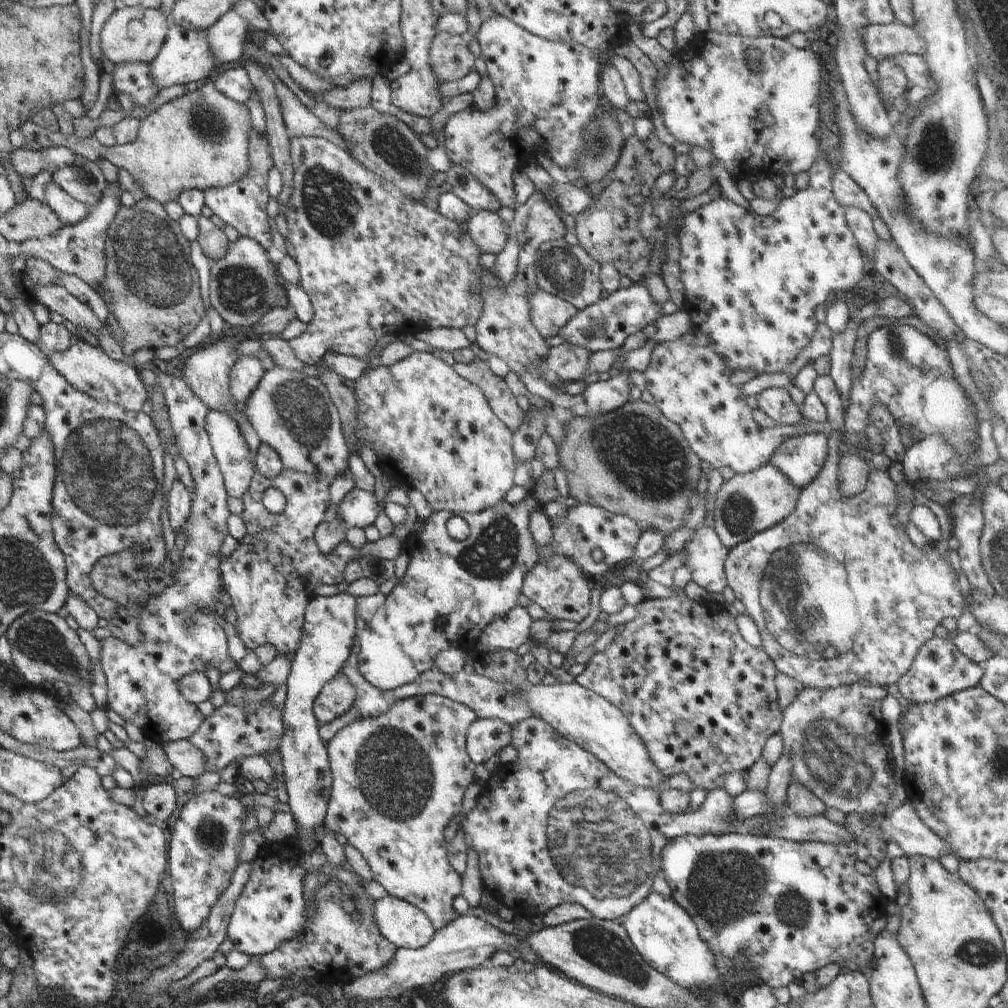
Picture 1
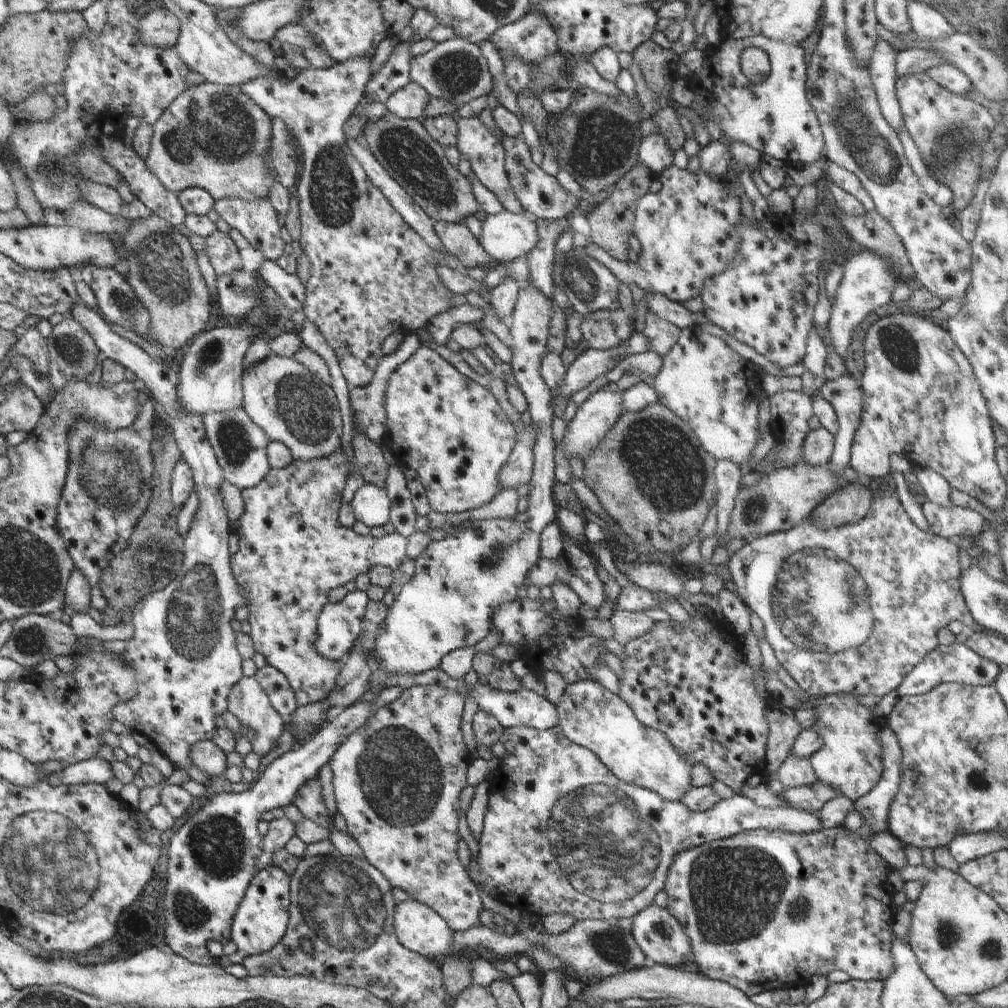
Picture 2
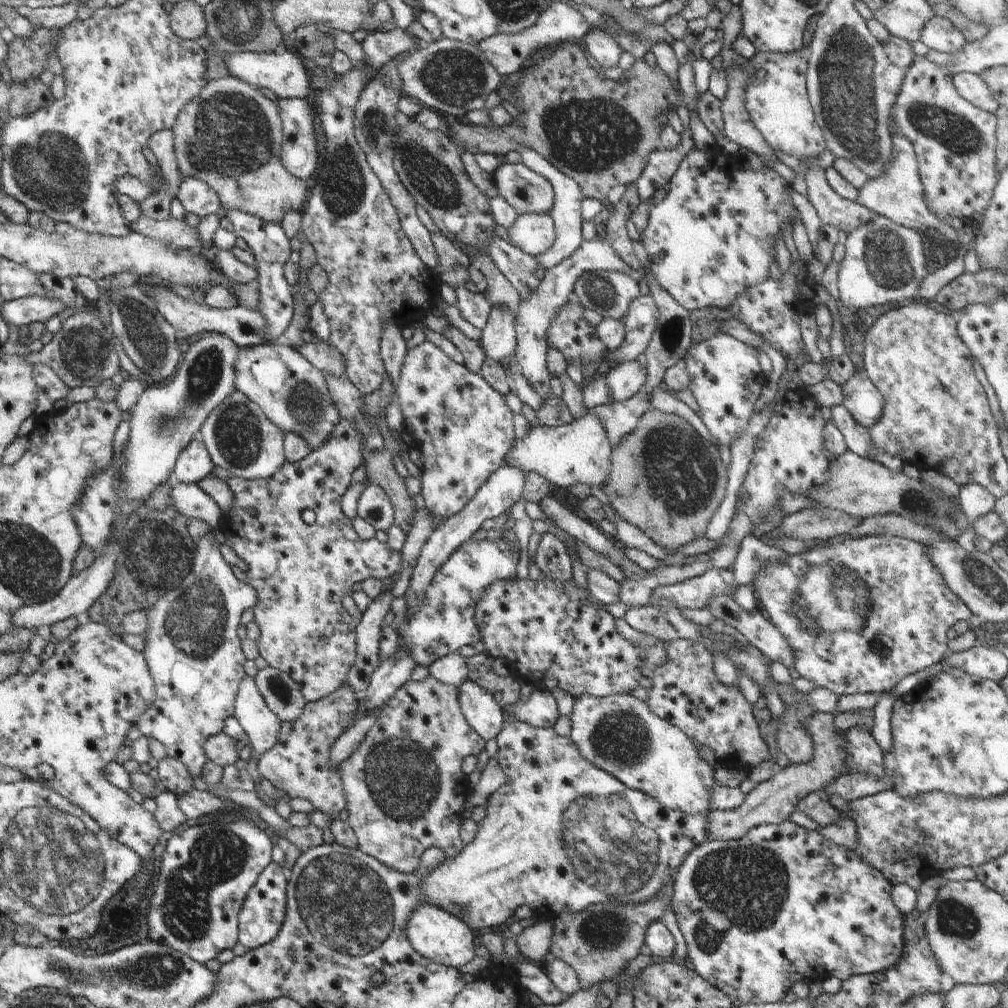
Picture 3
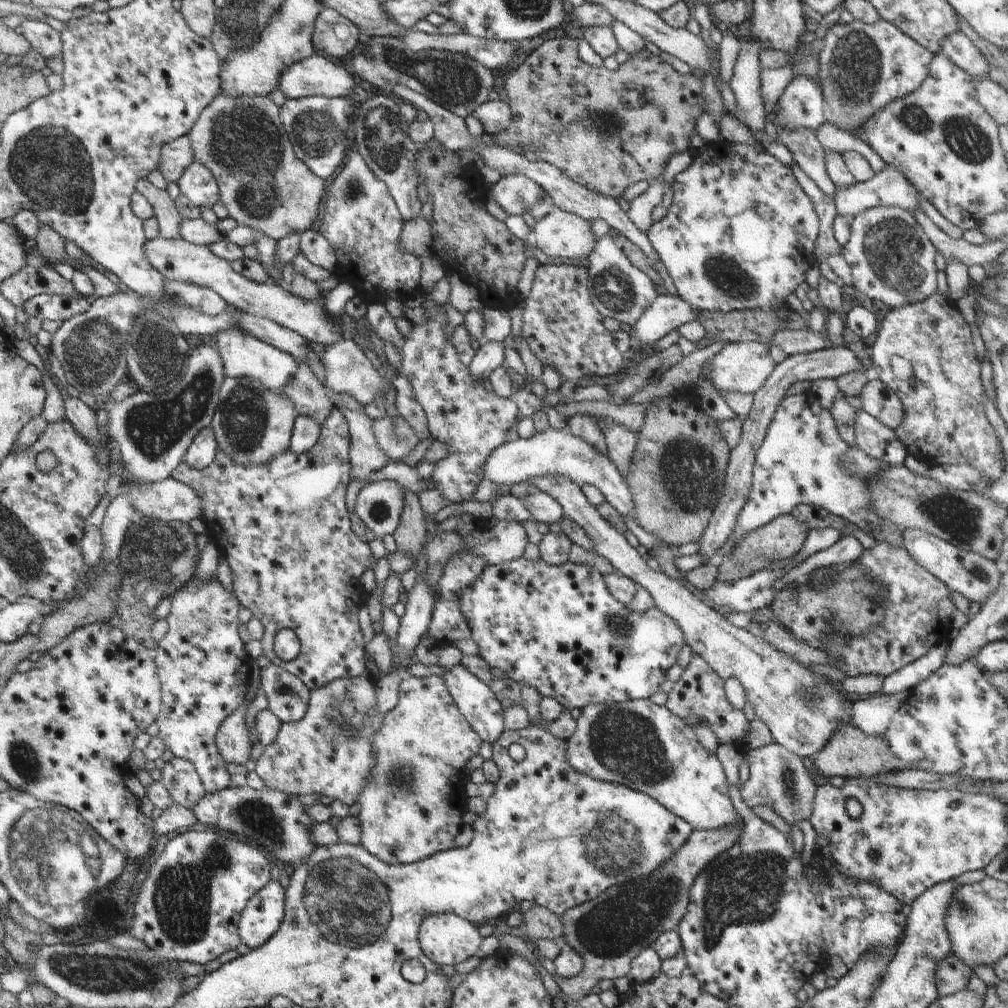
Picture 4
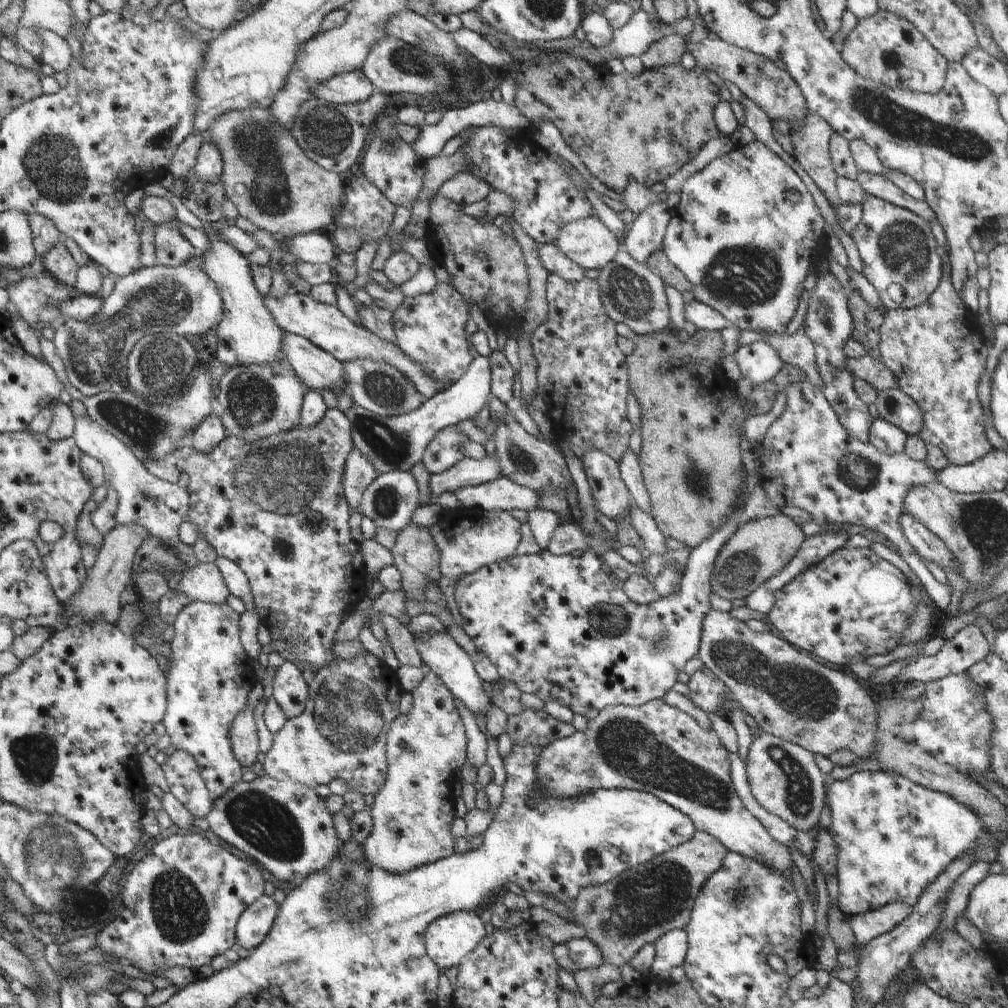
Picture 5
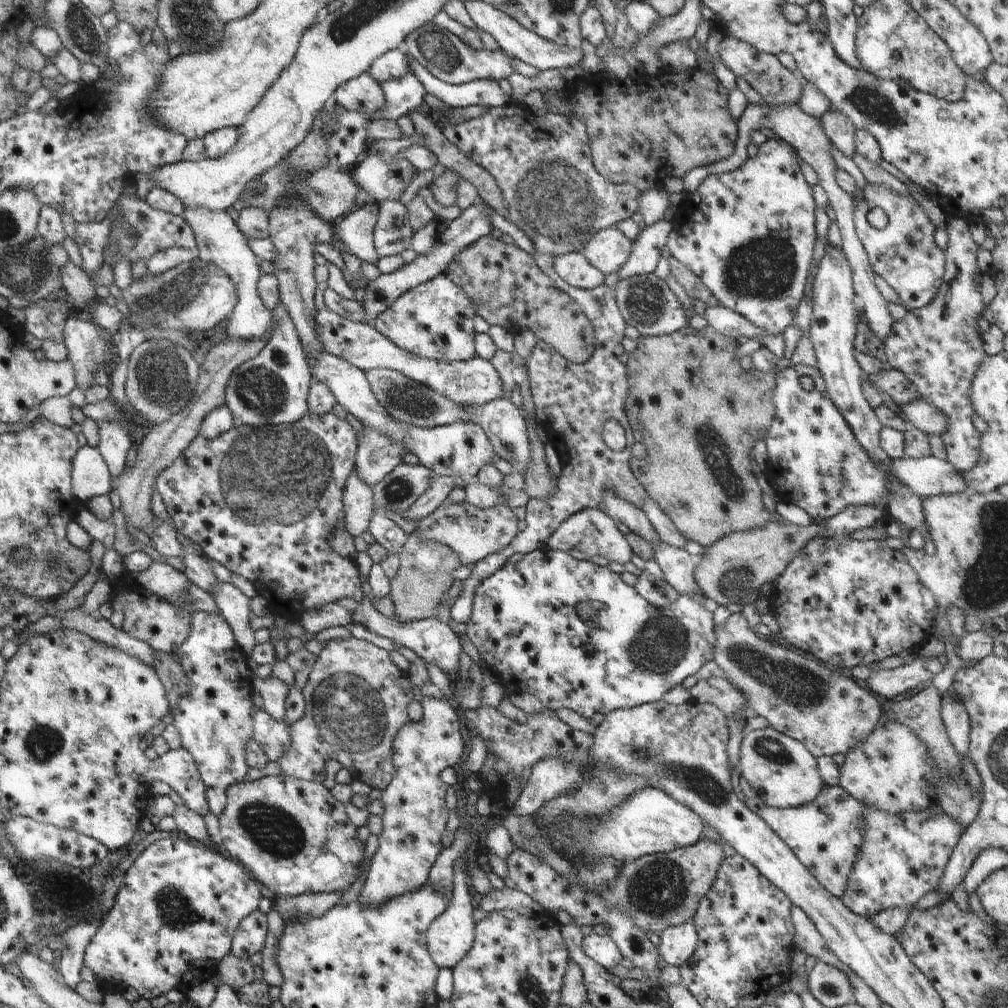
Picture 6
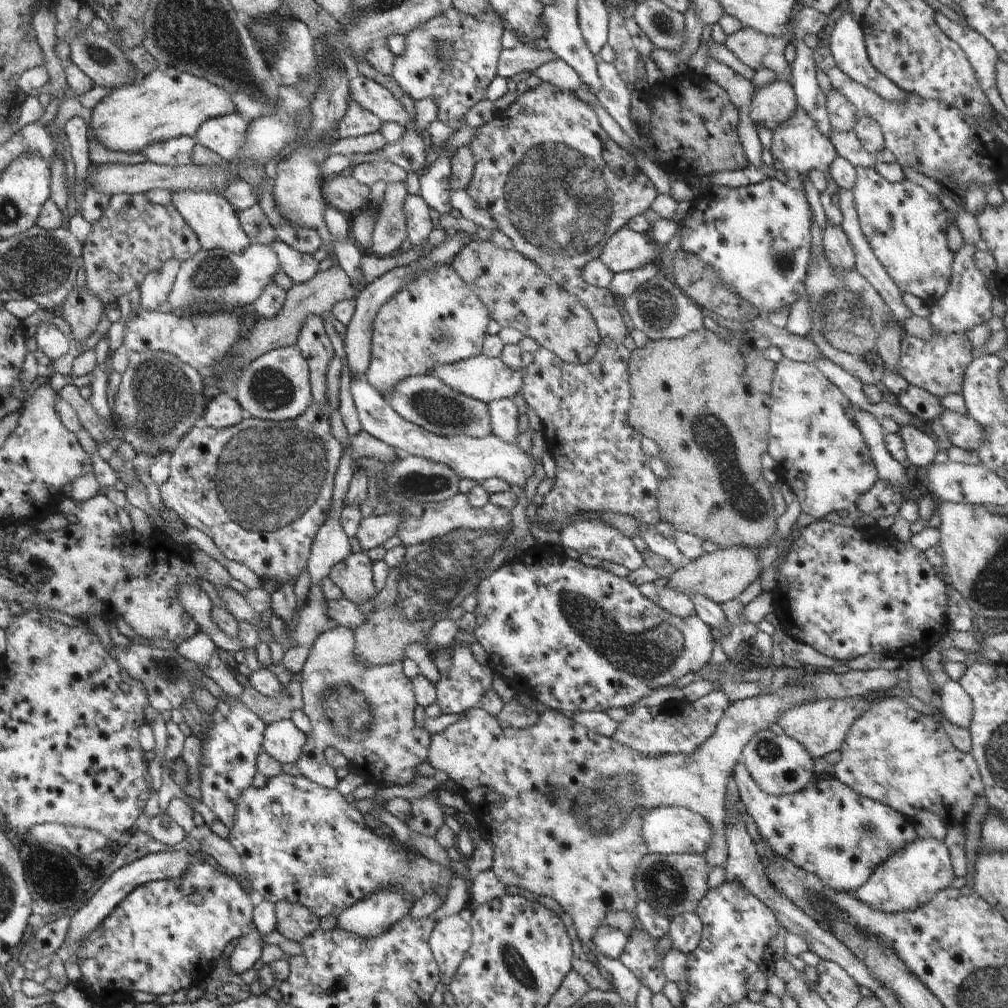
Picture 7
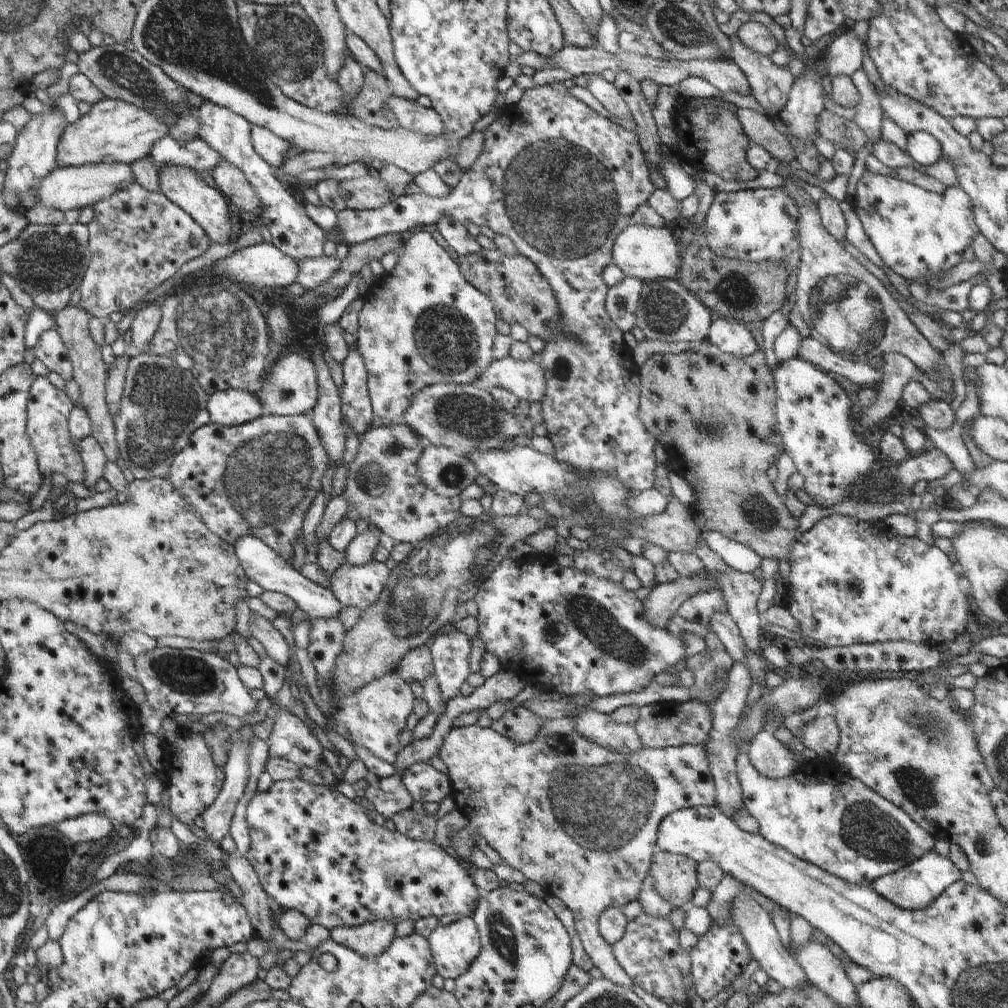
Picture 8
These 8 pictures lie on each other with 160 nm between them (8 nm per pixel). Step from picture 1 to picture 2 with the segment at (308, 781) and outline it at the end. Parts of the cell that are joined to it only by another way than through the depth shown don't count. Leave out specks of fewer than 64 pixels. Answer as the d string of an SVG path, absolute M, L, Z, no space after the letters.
M358 589L348 592L336 604L326 602L322 612L318 612L318 618L316 618L316 642L314 642L316 654L324 656L330 662L344 661L362 633L364 612L366 612L368 602L366 592Z

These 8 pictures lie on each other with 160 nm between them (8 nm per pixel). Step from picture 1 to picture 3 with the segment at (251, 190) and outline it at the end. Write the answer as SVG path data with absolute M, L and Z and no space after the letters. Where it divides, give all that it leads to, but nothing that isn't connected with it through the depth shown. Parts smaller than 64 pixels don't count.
M225 208L225 215L232 223L236 237L244 239L248 243L251 254L256 258L256 272L258 272L258 294L260 294L260 306L258 312L266 320L266 344L274 344L276 340L285 332L293 318L293 292L284 278L284 264L289 262L291 245L286 232L278 222L264 222L260 218L241 212Z

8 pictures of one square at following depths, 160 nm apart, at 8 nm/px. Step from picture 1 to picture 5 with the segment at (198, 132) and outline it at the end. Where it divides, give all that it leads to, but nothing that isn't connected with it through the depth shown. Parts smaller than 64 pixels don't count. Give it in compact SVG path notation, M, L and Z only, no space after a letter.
M250 107L245 111L228 111L215 120L206 133L223 156L223 171L220 181L225 186L227 197L238 212L253 222L258 229L268 231L277 239L291 239L296 235L322 232L325 226L335 222L336 214L343 204L346 182L340 175L318 166L300 148L292 132L285 131L273 120L269 108Z

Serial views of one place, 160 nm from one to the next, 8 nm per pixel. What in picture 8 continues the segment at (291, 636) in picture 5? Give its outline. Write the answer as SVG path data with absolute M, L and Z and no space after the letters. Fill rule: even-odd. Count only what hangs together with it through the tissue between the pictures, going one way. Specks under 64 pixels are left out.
M264 413L240 426L210 423L198 427L190 435L188 444L174 455L167 479L217 537L233 545L246 534L255 536L290 563L294 558L292 547L296 536L302 532L303 520L313 498L322 491L322 475L328 466L325 447L321 445L309 414ZM372 559L360 566L344 562L330 580L335 584L336 597L342 606L356 606L362 610L377 601L389 574L384 563Z

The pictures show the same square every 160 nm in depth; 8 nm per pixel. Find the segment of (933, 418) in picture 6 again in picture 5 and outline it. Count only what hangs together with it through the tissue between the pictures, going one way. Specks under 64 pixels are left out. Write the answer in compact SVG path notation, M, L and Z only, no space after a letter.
M898 387L878 393L874 404L880 418L903 430L907 435L919 435L923 429L923 414L916 401Z

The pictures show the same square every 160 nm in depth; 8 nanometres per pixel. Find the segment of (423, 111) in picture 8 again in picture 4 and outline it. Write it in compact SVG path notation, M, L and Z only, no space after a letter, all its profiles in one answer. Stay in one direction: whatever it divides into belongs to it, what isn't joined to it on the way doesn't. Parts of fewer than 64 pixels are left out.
M323 54L287 67L280 75L278 89L288 99L302 97L346 97L354 92L354 78L340 64L334 64Z

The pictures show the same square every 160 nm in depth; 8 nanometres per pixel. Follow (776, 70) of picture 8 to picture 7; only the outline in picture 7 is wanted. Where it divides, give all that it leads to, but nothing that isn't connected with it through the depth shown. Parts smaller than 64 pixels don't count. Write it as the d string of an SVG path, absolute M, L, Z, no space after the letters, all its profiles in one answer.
M776 79L754 89L749 107L754 126L756 123L764 123L773 131L797 109L794 89L790 83Z

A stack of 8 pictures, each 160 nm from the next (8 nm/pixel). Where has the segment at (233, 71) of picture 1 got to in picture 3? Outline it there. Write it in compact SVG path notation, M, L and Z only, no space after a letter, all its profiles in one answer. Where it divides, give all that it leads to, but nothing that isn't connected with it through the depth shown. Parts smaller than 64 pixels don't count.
M398 27L388 32L370 32L361 43L368 68L358 70L354 66L348 74L334 76L336 82L332 85L314 89L309 97L314 106L314 120L319 127L321 152L318 156L317 172L314 172L309 181L308 198L300 210L300 220L303 222L300 224L300 235L308 238L308 243L314 248L317 263L327 273L328 284L317 296L330 324L332 335L328 343L338 350L338 354L342 354L346 378L362 395L374 394L384 378L385 365L379 343L383 336L385 319L393 320L398 327L402 327L404 323L413 325L419 320L422 321L424 316L436 308L436 300L440 297L440 280L418 258L410 240L404 235L390 198L368 166L364 152L356 143L353 126L354 110L360 94L371 80L370 72L377 72L404 52L408 54L418 44L418 40L405 29Z

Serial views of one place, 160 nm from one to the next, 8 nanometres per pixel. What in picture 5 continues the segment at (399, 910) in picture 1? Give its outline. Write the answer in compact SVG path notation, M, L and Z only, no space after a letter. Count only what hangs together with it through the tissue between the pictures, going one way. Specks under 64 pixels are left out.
M461 910L434 919L425 932L430 960L440 968L454 968L485 937L484 923L474 911Z

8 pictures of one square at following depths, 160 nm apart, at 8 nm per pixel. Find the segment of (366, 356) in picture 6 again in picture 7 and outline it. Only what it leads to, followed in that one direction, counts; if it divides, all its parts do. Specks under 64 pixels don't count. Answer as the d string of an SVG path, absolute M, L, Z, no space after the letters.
M478 355L463 361L436 367L429 373L438 377L443 383L452 387L455 391L466 396L478 399L488 404L498 399L513 399L521 394L523 387L523 370L514 370L507 367L500 357L488 358L486 355Z

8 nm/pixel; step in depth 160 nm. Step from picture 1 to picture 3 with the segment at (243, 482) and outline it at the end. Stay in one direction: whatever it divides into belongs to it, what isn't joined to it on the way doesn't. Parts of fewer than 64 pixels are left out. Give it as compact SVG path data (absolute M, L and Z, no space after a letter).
M237 389L212 410L202 429L202 443L216 468L242 480L264 480L273 477L284 460L284 436L254 402Z

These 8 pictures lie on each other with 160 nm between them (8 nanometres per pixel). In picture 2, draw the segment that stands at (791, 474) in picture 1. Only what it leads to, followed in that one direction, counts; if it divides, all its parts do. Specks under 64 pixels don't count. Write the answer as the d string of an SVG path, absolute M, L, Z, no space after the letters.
M826 428L809 431L802 442L802 456L800 456L798 465L824 466L832 456L833 447L834 435Z

